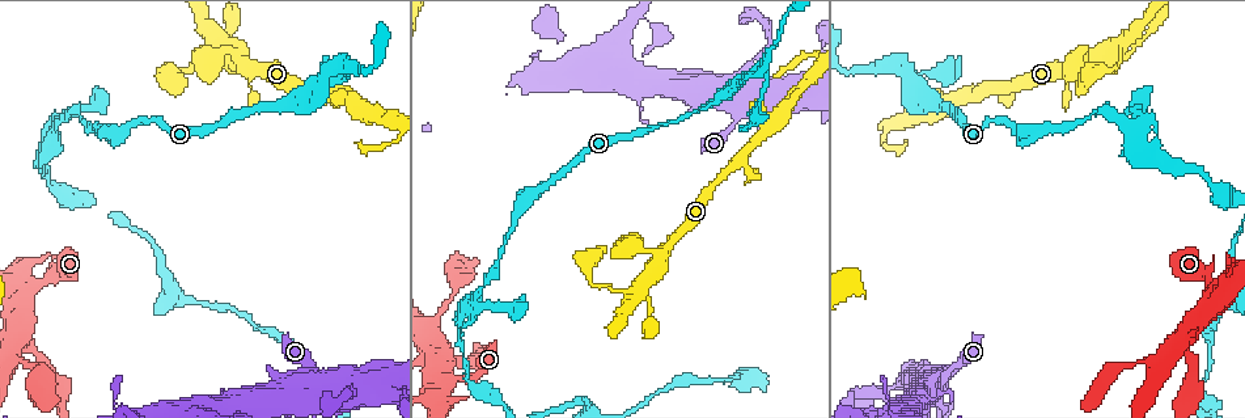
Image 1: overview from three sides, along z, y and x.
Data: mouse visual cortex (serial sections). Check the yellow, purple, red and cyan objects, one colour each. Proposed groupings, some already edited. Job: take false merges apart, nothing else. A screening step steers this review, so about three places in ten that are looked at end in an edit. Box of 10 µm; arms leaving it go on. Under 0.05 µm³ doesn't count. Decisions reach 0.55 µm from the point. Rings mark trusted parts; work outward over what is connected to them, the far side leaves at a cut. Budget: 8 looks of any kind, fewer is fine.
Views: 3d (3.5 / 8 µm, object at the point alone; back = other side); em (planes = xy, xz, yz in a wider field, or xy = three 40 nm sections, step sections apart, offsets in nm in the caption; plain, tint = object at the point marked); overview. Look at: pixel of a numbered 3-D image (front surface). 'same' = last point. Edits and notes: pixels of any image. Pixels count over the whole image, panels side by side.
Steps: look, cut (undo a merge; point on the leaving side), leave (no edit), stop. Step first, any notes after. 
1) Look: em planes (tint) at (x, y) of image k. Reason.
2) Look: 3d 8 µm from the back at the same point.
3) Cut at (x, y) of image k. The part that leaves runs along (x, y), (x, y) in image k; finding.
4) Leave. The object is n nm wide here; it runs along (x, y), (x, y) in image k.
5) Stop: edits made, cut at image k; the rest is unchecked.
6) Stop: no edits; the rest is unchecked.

Look: em planes (tint) at (758, 72) of image 1. Abrupt turn.

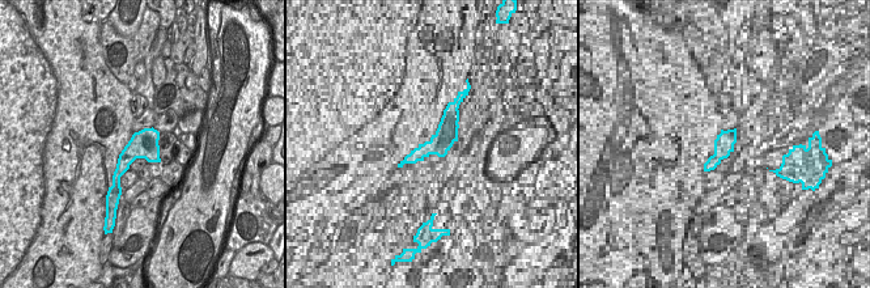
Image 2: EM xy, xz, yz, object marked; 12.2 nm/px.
Look: 3d 3.5 µm at the same point.

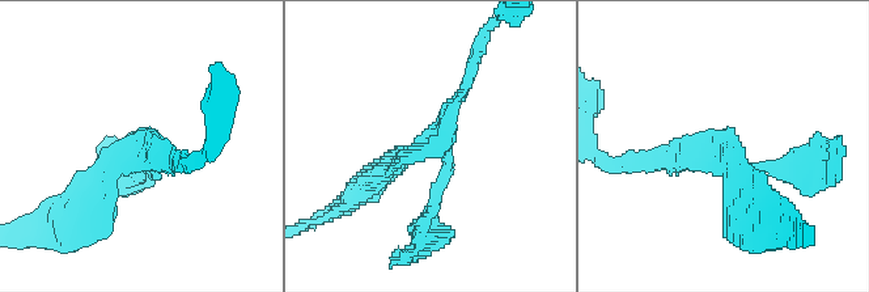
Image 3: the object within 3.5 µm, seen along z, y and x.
Leave. It runs along (385, 170), (445, 136), (469, 80) in image 3; one cell here.

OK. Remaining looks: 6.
Look: 3d 3.5 µm at (1122, 48) of image 1. Four-way junction.

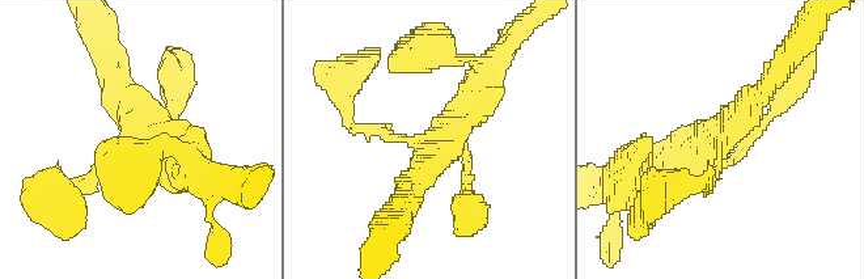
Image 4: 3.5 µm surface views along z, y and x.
Look: em planes (tint) at (719, 143) of image 4. 4 arms meet here; the arms are 100, 150, 250, 450 nm wide; need the tissue.

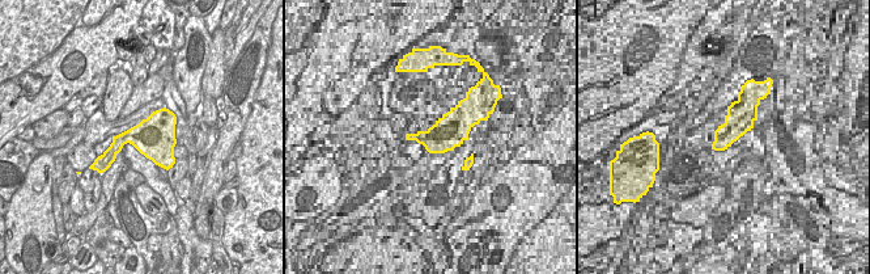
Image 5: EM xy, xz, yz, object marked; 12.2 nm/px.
Leave. It runs along (485, 75), (437, 139), (364, 129) in image 4; continuous, no second cell.

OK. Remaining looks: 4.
Look: 3d 8 µm from the back at (1129, 126) of image 1.

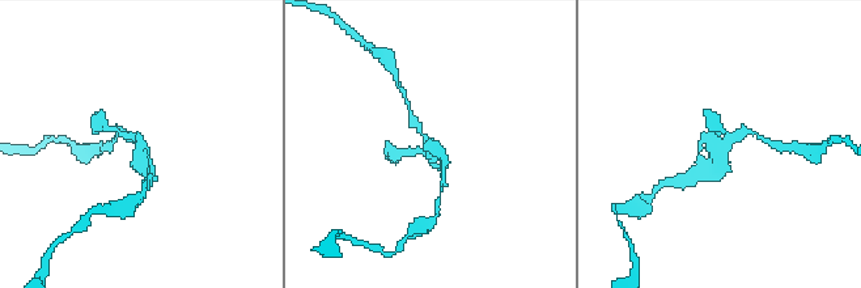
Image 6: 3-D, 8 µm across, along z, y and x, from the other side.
Look: 3d 3.5 µm at the same point.

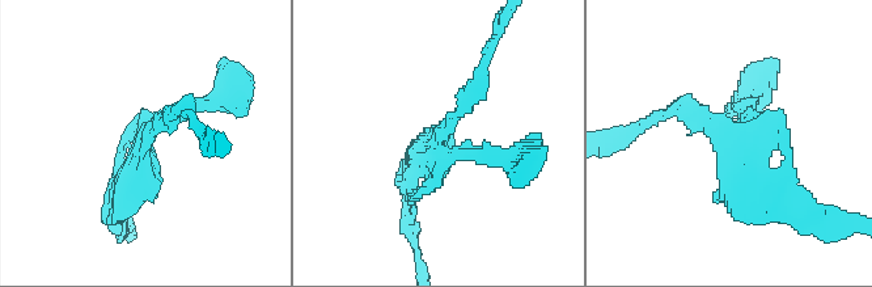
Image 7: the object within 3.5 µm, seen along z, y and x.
Look: em xy step 5 (tint) at (735, 142) of image 7.

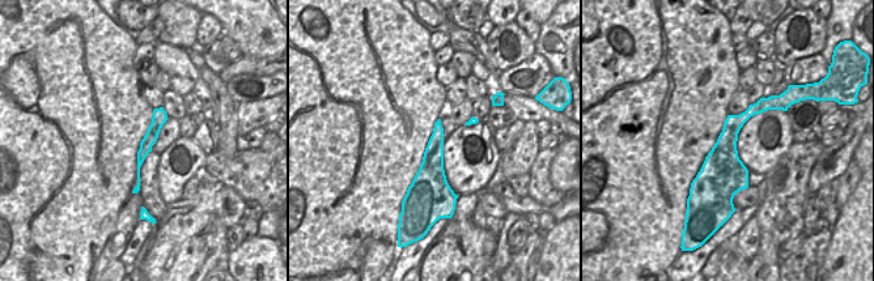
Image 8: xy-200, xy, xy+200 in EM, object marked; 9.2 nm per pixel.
Leave. The object is 220 nm wide here; it runs along (160, 111), (160, 118), (140, 158) in image 8; one cell here.

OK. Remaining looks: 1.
Stop: no edits; the rest is unchecked.

